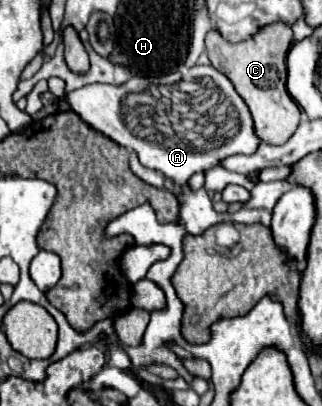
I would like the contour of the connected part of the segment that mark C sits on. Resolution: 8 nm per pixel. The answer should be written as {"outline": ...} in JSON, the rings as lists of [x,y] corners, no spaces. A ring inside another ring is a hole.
{"outline":[[[266,24],[250,40],[230,44],[218,30],[210,30],[206,36],[206,54],[216,70],[226,74],[236,92],[244,98],[254,118],[256,134],[266,144],[284,144],[300,122],[300,108],[286,90],[286,52],[292,44],[290,24]]]}

